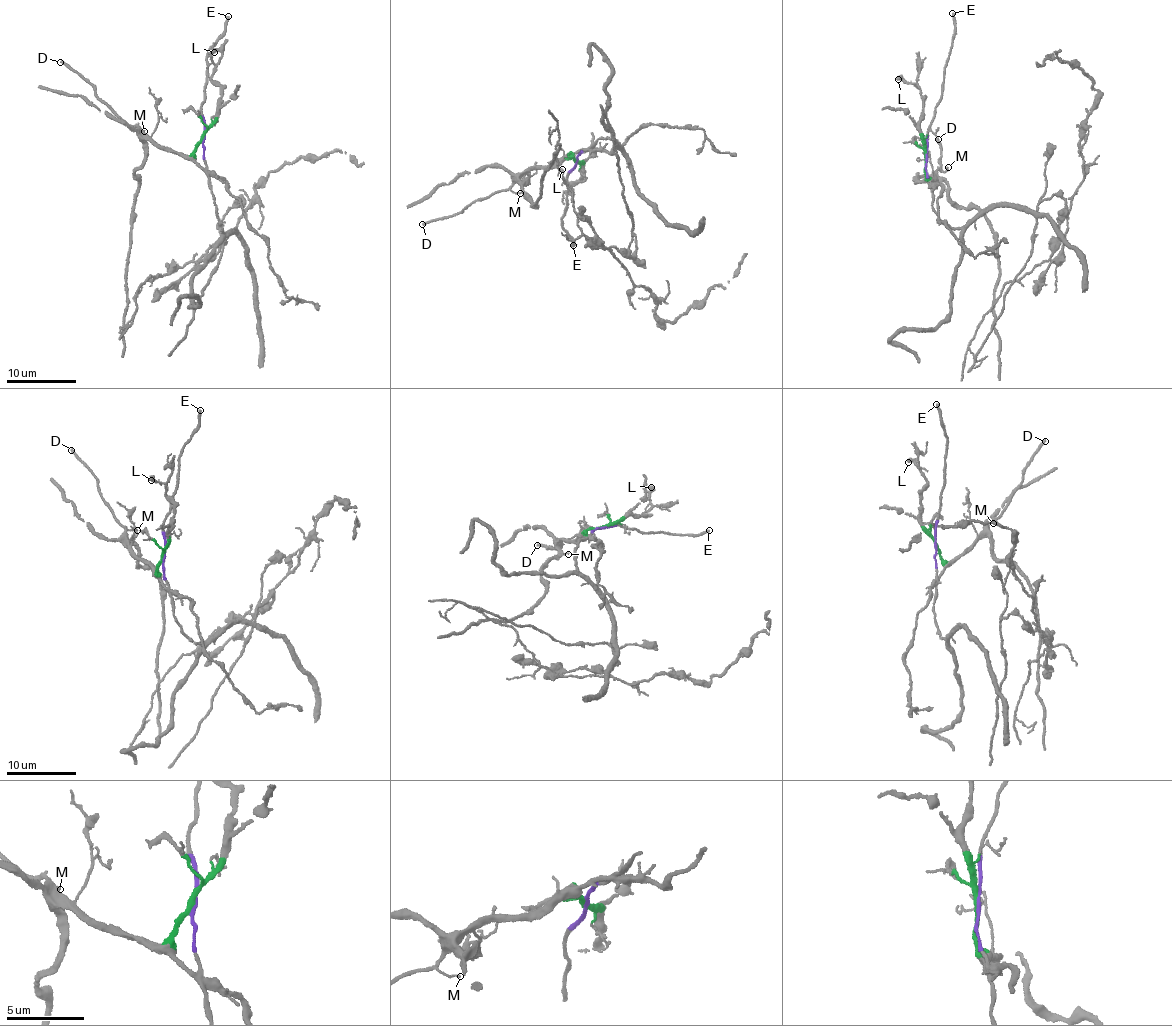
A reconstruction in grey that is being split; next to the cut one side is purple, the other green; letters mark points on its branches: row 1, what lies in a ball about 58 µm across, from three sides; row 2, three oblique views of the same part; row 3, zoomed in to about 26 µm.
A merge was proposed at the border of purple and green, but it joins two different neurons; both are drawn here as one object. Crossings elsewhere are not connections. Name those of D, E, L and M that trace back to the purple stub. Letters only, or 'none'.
E

